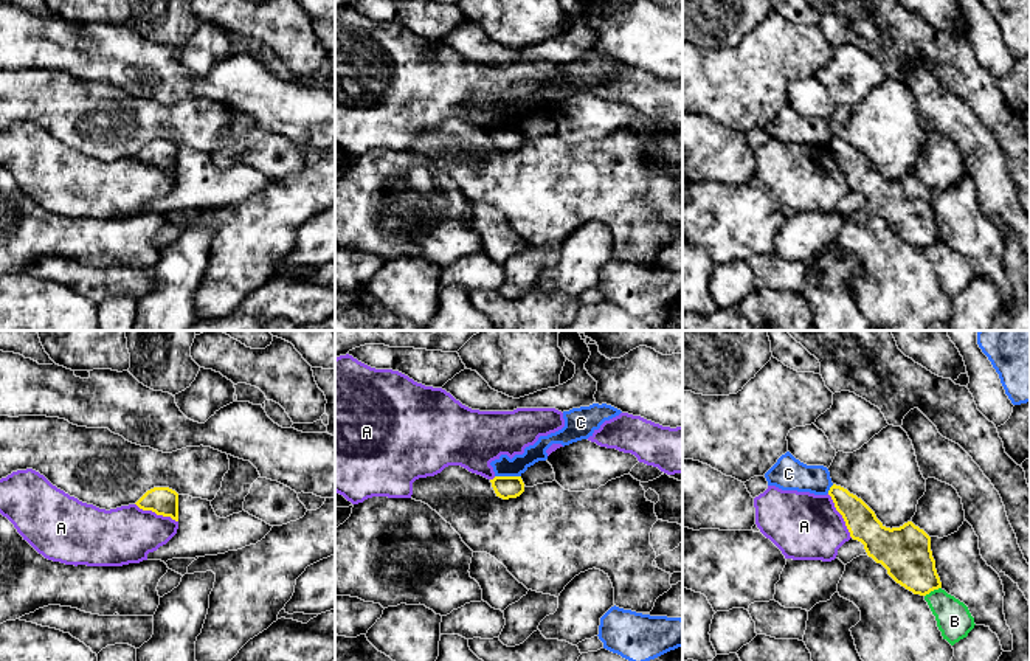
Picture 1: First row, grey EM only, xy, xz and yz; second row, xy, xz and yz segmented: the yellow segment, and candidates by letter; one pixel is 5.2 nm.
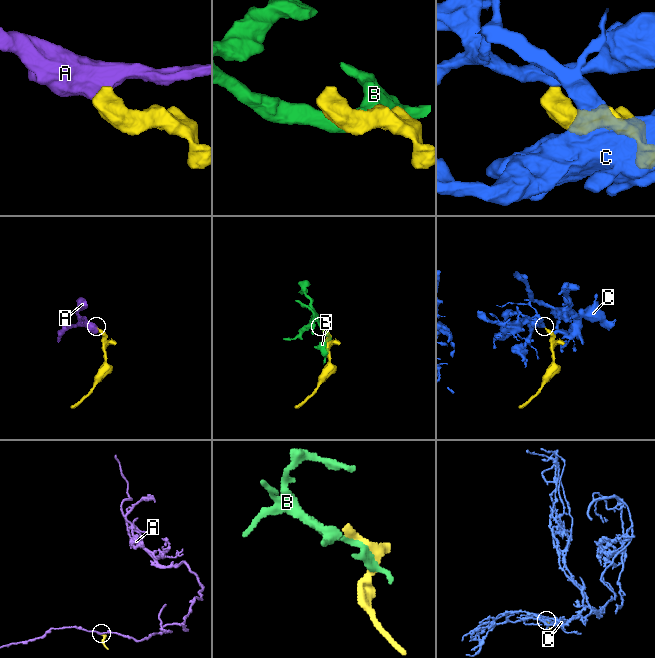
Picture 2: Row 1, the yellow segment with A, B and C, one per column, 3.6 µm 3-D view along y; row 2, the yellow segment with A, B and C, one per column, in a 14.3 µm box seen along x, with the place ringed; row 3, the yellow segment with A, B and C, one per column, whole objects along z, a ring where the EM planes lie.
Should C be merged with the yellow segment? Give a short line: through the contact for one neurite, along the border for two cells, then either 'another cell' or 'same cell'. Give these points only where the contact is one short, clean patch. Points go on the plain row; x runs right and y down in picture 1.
xz (495, 128), (520, 129) | another cell

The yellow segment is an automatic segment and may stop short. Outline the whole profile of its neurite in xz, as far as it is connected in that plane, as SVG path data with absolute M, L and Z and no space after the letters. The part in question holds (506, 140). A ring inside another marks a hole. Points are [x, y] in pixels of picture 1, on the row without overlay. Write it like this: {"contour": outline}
{"contour": "M495 129L490 135L496 149L503 152L517 151L524 144L521 129Z"}

